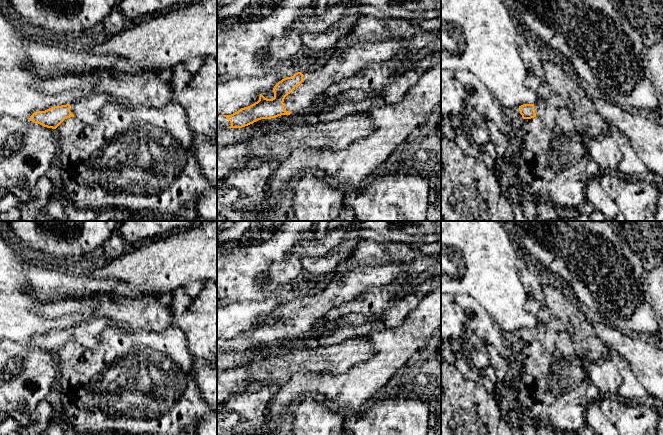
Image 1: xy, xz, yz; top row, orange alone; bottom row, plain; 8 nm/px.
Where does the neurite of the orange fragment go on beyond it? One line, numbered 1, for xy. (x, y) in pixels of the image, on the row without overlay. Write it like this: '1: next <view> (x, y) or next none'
1: next xy (88, 334)

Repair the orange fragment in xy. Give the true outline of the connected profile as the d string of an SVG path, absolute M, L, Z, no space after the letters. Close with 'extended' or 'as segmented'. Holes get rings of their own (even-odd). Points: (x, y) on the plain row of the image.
M92 316L81 325L54 330L45 335L36 335L28 343L44 351L56 353L65 343L75 341L85 347L96 347L102 332L111 327L111 322L100 316Z; extended

